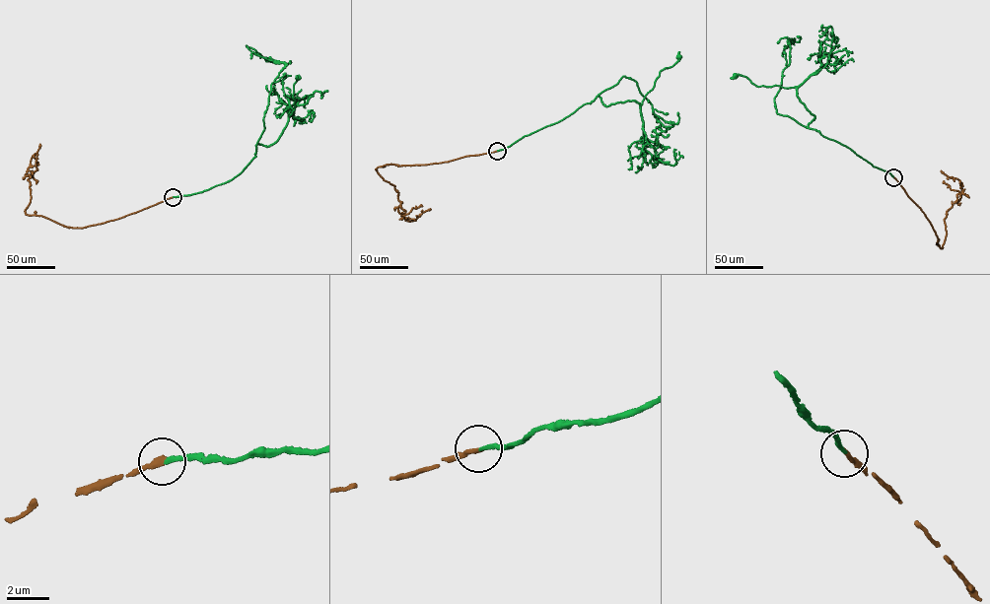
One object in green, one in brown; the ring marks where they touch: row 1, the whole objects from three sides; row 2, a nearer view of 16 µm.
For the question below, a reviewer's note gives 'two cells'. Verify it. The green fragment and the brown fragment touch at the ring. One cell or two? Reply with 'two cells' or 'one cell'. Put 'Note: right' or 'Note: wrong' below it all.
one cell
Note: wrong

